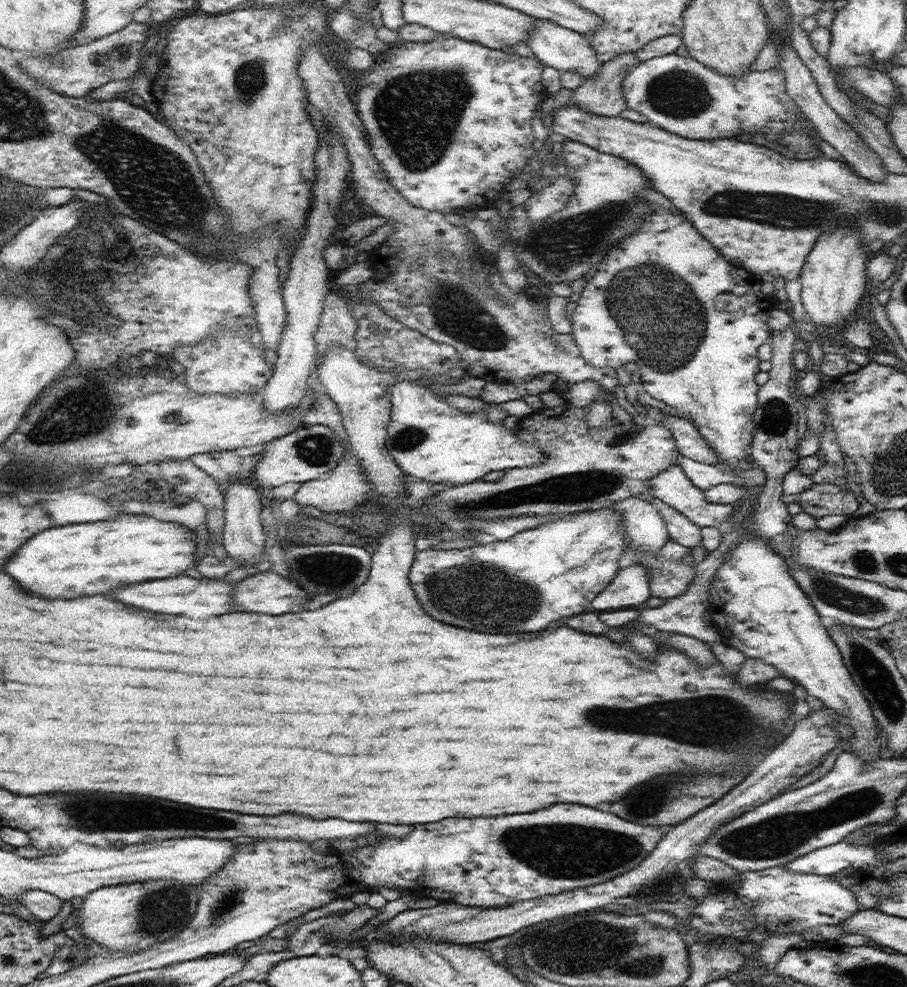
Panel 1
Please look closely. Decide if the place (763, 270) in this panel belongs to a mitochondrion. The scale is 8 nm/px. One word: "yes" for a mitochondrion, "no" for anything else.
no

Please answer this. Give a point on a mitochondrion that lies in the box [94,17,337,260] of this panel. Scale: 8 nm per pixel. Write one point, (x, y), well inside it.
(250, 78)

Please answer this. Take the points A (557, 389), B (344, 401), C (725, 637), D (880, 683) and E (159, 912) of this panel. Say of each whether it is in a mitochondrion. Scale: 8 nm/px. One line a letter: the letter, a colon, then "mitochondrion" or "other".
A: other
B: other
C: other
D: mitochondrion
E: mitochondrion

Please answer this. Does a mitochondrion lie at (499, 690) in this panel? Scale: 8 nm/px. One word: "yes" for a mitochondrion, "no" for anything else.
no

